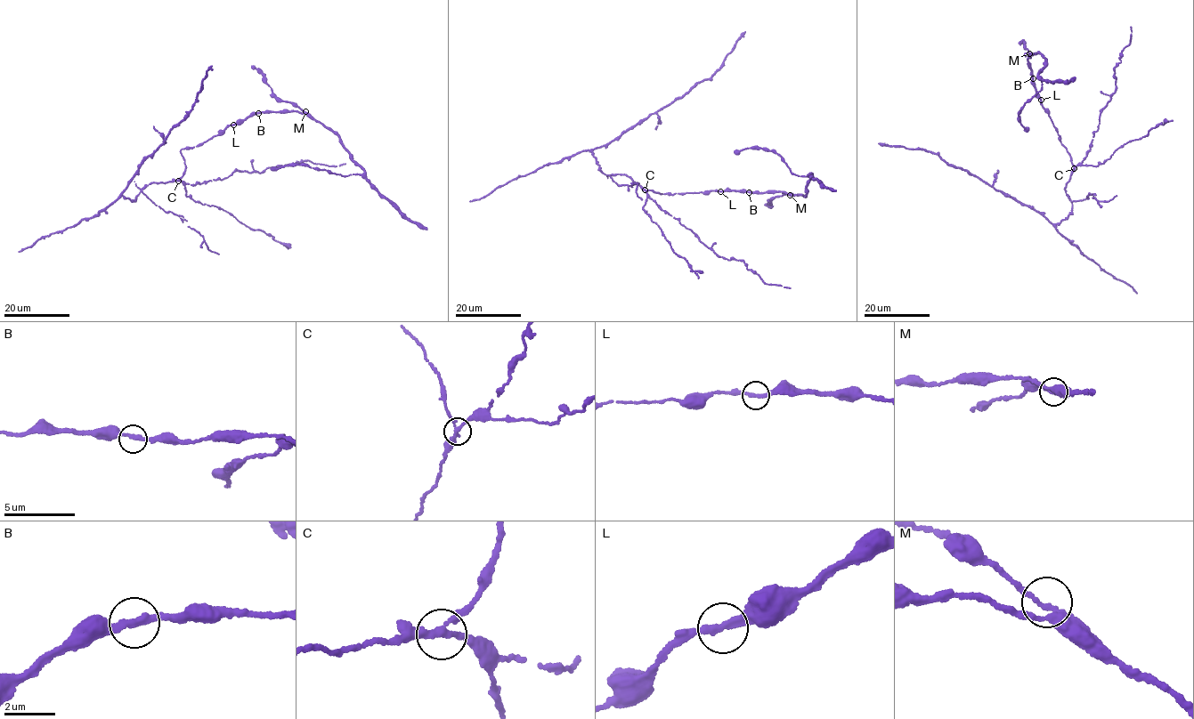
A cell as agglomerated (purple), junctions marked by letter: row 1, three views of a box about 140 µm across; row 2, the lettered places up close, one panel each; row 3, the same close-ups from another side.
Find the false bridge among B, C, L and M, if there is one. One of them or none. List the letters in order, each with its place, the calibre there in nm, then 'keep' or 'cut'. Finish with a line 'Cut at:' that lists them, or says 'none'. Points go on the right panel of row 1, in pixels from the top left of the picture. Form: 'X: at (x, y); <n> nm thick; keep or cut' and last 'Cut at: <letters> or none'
B: at (1033, 78); 300 nm thick; keep
C: at (1074, 168); 260 nm thick; cut
L: at (1041, 100); 280 nm thick; keep
M: at (1029, 53); 180 nm thick; keep
Cut at: C

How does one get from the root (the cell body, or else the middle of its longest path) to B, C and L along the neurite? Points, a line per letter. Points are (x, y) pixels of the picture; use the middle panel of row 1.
B: (670, 195), (712, 190), (749, 192)
C: (670, 195), (645, 189)
L: (670, 195), (720, 191)

